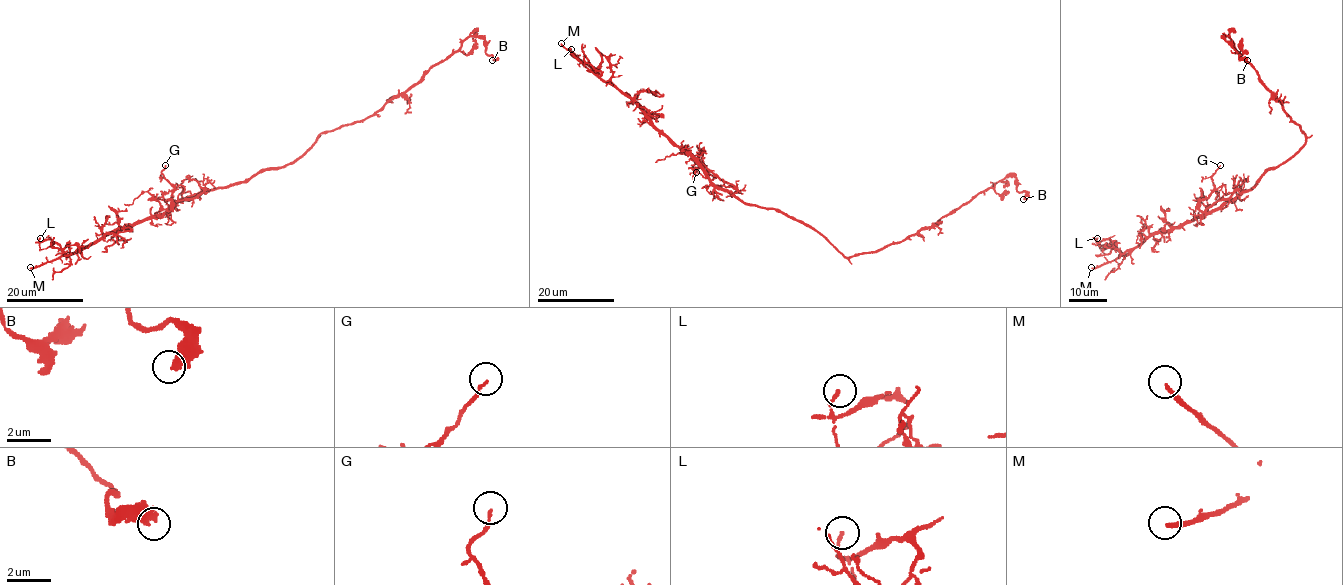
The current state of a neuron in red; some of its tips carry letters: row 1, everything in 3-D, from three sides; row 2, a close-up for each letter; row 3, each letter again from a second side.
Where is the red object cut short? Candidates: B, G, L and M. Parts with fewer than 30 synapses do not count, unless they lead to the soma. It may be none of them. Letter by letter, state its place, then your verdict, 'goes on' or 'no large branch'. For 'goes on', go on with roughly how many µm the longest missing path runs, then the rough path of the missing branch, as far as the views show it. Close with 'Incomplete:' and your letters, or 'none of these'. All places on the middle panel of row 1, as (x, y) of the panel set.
B: at (1023, 199); no large branch
G: at (696, 172); no large branch
L: at (571, 49); no large branch
M: at (561, 43); goes on; about 15 µm are missing
Incomplete: M

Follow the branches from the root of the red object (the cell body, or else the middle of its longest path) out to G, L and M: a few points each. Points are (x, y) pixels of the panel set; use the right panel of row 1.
G: (1271, 168), (1250, 189), (1236, 191), (1212, 205), (1219, 194), (1212, 190), (1211, 177), (1220, 165)
L: (1271, 168), (1250, 189), (1203, 216), (1154, 232), (1130, 252), (1123, 254), (1109, 240), (1097, 242), (1097, 238)
M: (1271, 168), (1250, 189), (1207, 214), (1172, 229), (1154, 232), (1130, 253), (1091, 267)

